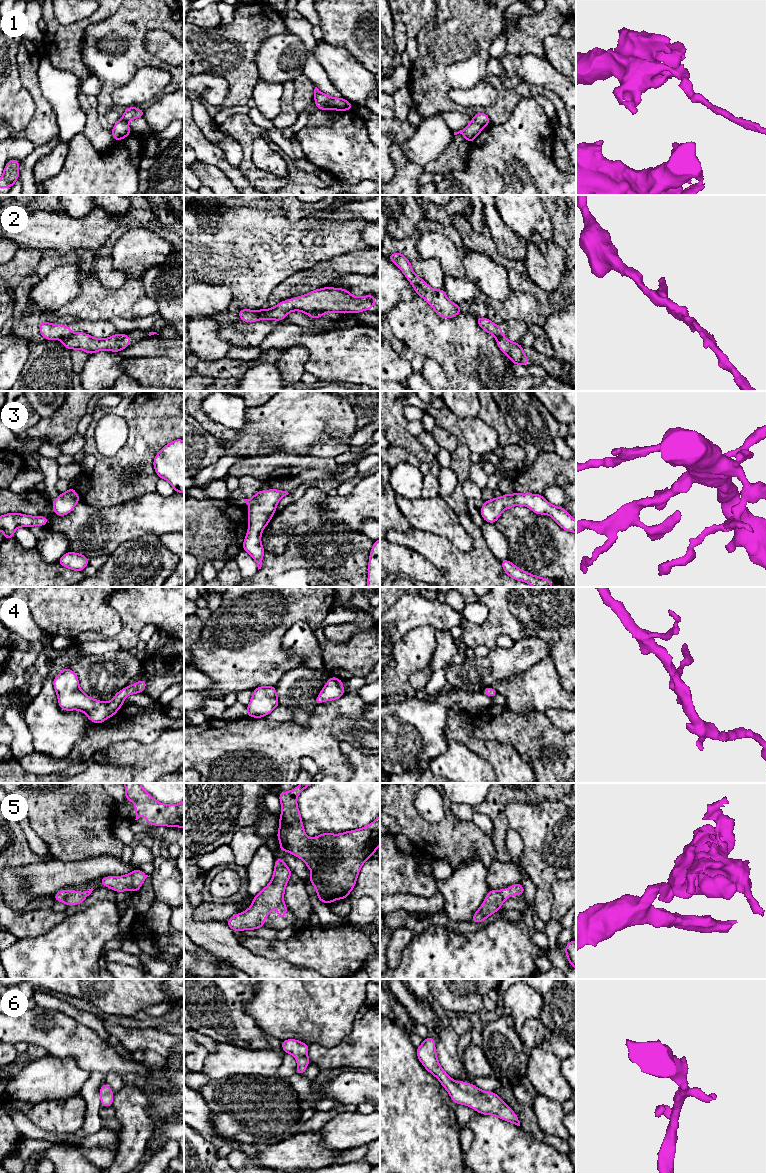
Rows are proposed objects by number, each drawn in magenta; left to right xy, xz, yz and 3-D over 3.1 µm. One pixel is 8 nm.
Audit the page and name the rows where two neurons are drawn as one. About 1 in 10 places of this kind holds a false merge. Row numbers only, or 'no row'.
1, 2

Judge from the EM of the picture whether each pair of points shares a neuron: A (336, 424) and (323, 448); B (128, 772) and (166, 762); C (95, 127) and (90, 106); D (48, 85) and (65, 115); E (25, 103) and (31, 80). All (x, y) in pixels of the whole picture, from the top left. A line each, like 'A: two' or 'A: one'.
A: two
B: two
C: one
D: one
E: two

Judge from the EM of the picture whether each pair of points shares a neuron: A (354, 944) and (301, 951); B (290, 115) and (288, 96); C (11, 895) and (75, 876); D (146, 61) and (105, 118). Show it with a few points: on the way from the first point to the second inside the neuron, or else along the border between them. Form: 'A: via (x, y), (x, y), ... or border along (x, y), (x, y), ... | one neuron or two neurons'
A: via (341, 950), (314, 950) | one neuron
B: via (288, 110), (288, 101) | one neuron
C: via (18, 876), (28, 874), (30, 876), (56, 876) | one neuron
D: via (129, 66), (107, 88), (106, 101) | one neuron

